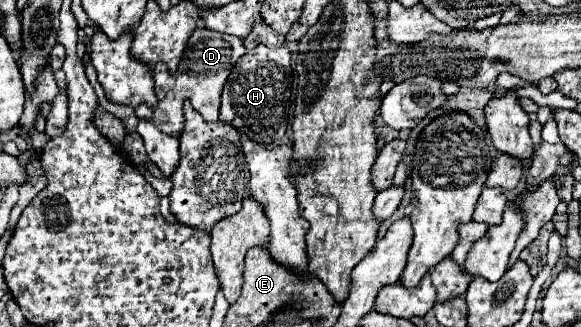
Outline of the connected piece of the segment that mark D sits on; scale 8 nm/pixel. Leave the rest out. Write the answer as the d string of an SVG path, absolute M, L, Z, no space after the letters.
M197 27L185 47L183 59L179 63L179 69L175 73L167 71L163 63L153 67L153 79L155 79L155 95L159 99L157 111L152 111L145 104L138 105L134 111L139 119L148 119L159 127L159 131L179 137L183 133L183 119L181 119L181 101L191 101L193 109L203 115L207 123L217 121L219 107L221 107L221 87L227 83L227 77L231 69L235 67L237 59L245 55L247 49L243 47L243 41L237 37L227 37L223 33L211 33L205 27Z

